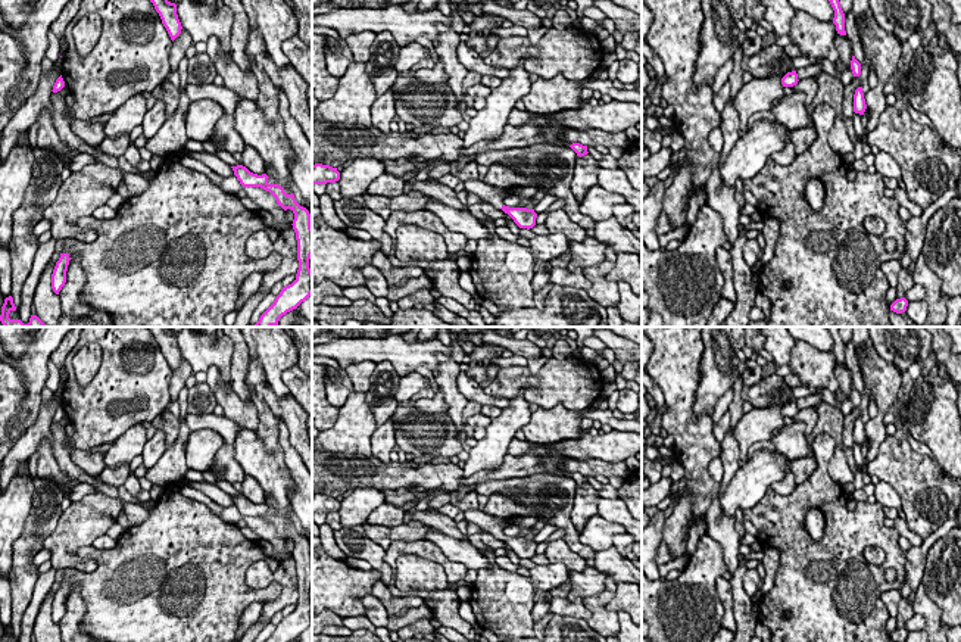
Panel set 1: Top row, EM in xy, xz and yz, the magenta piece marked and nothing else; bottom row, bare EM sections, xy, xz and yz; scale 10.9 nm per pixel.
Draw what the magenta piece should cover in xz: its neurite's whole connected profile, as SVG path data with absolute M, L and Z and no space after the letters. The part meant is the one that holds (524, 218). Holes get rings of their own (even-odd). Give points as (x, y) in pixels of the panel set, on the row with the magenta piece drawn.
M467 180L464 181L464 187L468 190L468 193L477 194L481 200L490 203L494 208L502 209L505 214L508 214L514 222L519 228L533 228L536 225L536 218L537 214L534 209L527 209L527 208L509 208L503 205L503 200L512 194L512 190L509 188L500 188L500 187L493 187L489 184L484 184L480 180Z

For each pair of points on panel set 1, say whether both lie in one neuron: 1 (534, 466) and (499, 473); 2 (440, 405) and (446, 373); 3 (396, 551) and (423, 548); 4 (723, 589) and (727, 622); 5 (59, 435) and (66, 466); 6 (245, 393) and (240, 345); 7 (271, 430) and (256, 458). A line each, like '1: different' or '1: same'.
1: same
2: different
3: same
4: same
5: same
6: same
7: different

